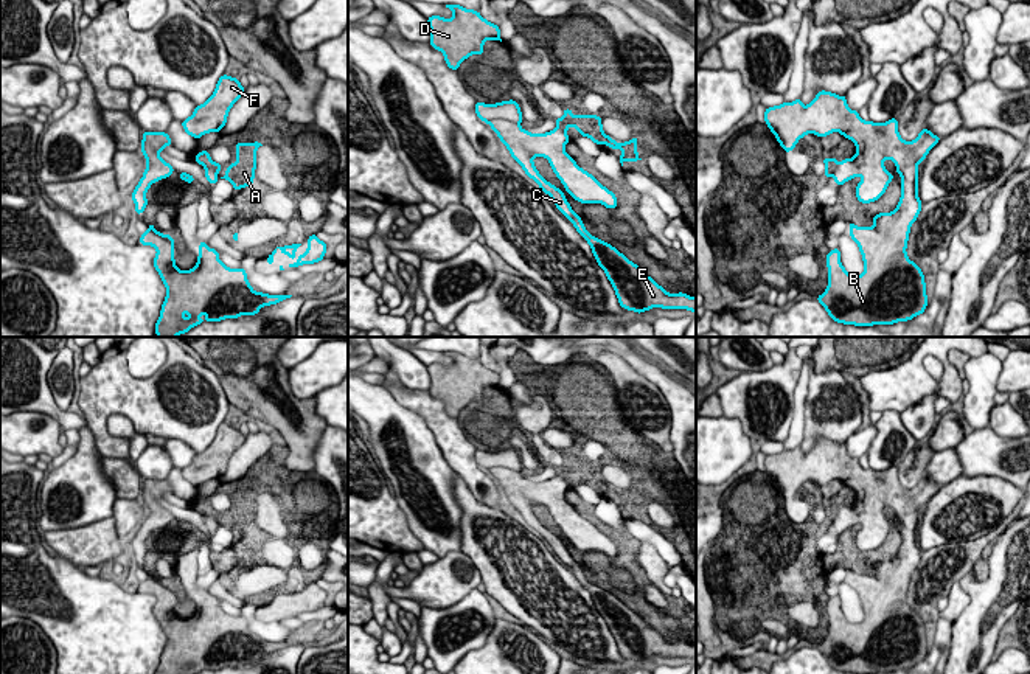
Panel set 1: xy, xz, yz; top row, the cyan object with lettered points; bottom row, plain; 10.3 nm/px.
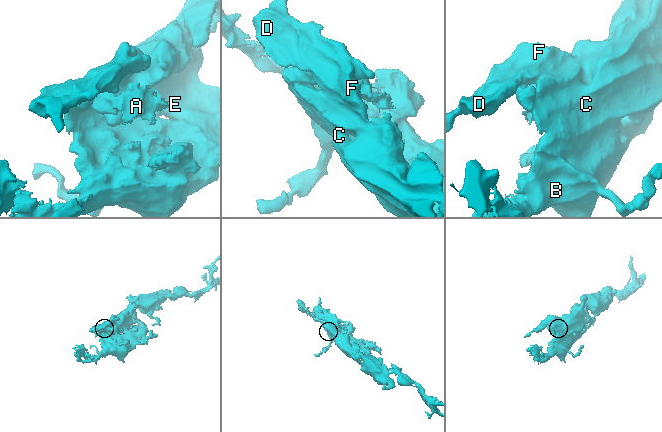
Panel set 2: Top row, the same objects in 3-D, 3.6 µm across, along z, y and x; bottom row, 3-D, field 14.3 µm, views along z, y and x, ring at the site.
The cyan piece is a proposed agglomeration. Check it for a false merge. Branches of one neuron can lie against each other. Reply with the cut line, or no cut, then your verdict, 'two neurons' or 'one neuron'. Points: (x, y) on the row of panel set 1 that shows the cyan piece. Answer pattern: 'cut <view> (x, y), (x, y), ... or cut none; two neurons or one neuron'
cut xy (204, 165), (208, 165), (216, 173); two neurons

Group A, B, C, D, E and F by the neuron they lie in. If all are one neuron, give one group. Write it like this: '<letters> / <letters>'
A / B C D E F

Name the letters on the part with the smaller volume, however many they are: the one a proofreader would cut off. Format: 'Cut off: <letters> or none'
Cut off: A

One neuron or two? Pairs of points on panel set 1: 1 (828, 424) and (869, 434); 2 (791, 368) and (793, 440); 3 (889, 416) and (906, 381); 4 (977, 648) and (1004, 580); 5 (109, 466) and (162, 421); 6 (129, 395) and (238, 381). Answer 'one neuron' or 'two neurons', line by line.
1: two neurons
2: two neurons
3: two neurons
4: one neuron
5: two neurons
6: two neurons

